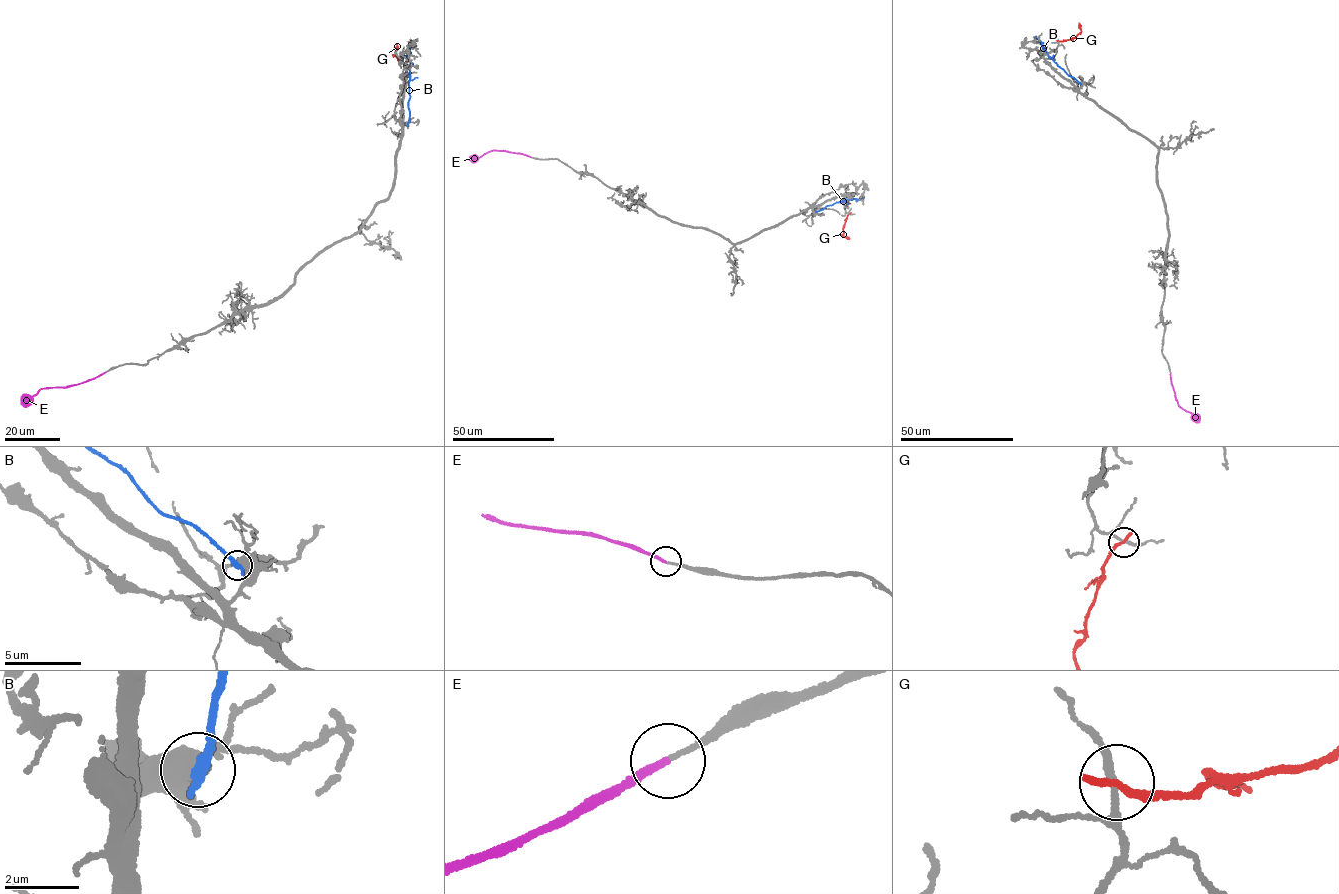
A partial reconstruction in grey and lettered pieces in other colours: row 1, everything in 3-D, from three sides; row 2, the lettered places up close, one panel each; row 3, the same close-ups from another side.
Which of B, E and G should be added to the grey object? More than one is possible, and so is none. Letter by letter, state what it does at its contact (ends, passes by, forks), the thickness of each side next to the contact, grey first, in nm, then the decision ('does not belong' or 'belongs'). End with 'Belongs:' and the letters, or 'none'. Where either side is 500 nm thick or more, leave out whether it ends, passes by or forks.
B: 500/360 nm | does not belong
E: it ends | 120/200 nm | belongs
G: it ends | 140/280 nm | does not belong
Belongs: E

